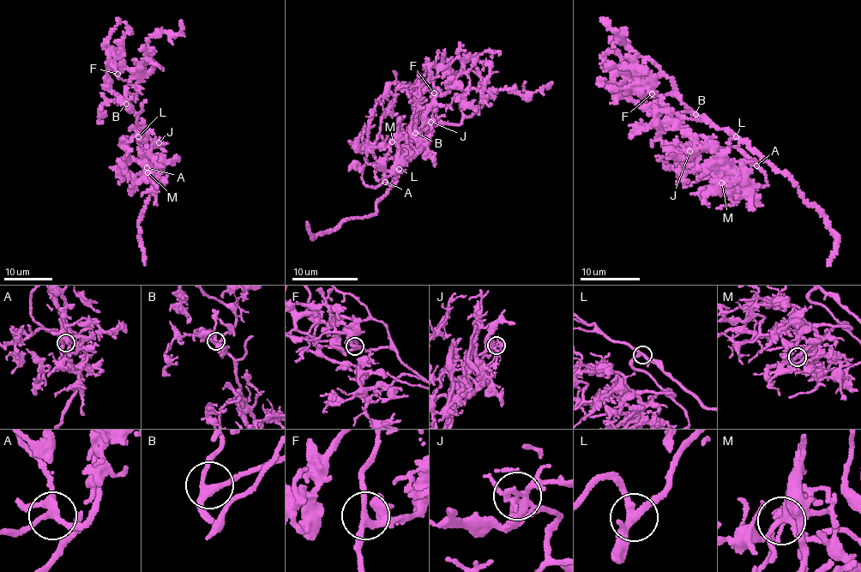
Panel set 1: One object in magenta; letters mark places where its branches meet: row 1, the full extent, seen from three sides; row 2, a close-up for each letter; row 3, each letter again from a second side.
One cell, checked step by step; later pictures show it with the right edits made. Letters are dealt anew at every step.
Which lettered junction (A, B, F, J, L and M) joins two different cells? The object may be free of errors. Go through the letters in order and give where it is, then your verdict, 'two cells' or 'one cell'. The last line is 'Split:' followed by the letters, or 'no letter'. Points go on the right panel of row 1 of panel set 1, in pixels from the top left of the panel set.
A: place (756, 165); one cell
B: place (695, 114); one cell
F: place (652, 93); one cell
J: place (689, 151); one cell
L: place (736, 136); one cell
M: place (721, 183); one cell
Split: no letter

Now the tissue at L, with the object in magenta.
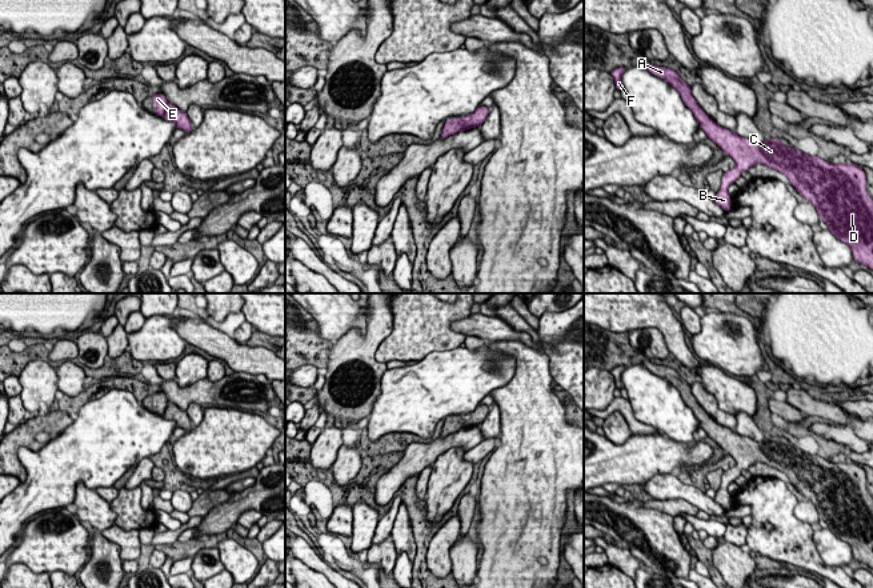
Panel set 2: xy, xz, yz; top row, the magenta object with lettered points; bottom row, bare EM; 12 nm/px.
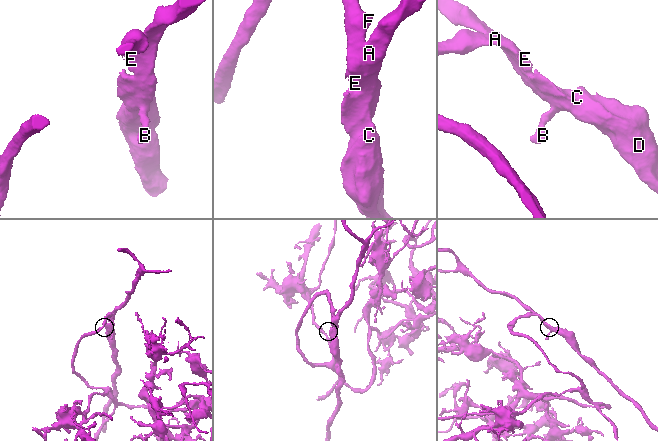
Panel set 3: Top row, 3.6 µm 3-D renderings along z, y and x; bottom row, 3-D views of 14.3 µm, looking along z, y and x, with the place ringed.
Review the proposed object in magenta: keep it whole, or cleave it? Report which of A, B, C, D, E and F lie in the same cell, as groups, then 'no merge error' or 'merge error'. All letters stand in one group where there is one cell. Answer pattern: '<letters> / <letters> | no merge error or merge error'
A B C D E F | no merge error

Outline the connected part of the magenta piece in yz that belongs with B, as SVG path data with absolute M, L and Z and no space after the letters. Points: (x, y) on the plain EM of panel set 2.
M644 361L652 373L664 377L681 395L706 435L736 460L736 465L722 473L714 501L725 511L730 509L728 487L756 463L784 472L796 489L810 500L828 528L846 541L858 563L873 568L873 497L866 489L866 473L853 461L832 463L821 456L809 455L789 447L780 437L756 441L741 436L714 421L697 403L692 387L666 365Z

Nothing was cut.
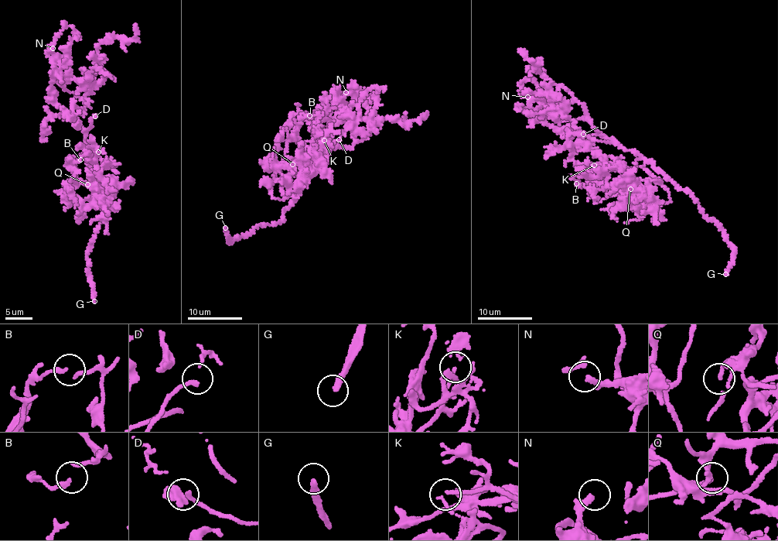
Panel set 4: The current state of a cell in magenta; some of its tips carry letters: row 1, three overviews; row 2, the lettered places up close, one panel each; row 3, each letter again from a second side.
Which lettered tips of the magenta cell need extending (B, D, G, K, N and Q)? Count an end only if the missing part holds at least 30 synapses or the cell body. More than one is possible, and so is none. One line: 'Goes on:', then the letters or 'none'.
Goes on: D, G, K

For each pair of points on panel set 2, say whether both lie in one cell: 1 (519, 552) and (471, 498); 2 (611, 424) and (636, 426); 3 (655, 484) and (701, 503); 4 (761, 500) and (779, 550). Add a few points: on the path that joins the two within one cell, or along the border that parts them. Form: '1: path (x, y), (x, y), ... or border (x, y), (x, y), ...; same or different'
1: border (479, 494), (476, 500); different
2: border (604, 419), (617, 411), (632, 434); different
3: path (667, 486), (689, 492); same
4: path (773, 512), (779, 518), (779, 538); same

